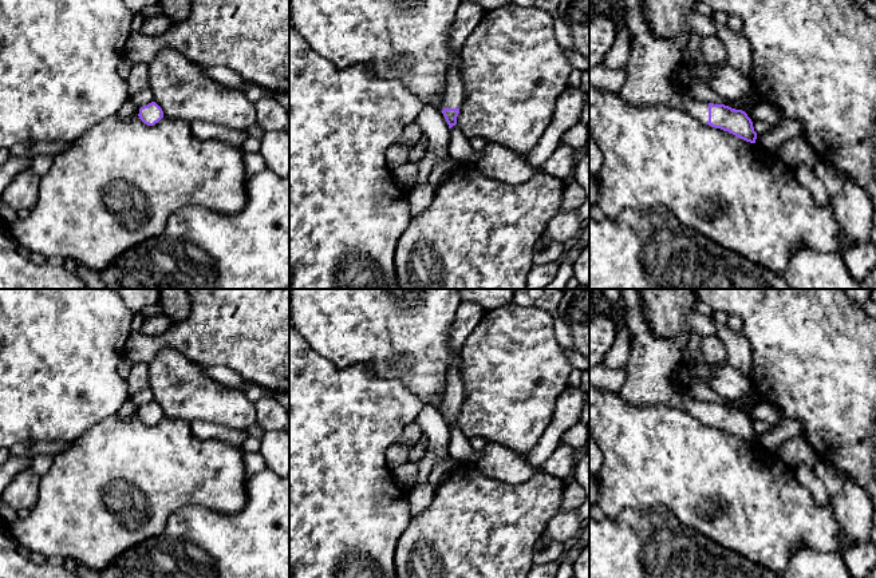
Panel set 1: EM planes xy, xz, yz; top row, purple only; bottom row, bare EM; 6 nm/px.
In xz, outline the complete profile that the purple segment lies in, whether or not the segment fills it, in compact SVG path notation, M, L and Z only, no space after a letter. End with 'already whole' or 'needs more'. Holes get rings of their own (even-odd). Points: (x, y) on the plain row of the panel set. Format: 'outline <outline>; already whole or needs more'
outline M454 365L450 367L447 384L443 393L445 396L442 413L449 424L449 428L451 428L457 424L457 416L465 396L462 377Z; needs more

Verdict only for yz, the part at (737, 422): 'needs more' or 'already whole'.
needs more

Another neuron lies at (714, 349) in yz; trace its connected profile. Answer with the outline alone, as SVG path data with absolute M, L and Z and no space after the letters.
M718 334L703 336L702 351L710 363L725 364L727 361L729 351Z

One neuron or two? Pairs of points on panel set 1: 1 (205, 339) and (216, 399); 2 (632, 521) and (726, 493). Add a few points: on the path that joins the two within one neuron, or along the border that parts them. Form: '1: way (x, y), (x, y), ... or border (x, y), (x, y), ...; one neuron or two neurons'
1: border (173, 349), (181, 351), (201, 365); two neurons
2: border (635, 510), (663, 506), (681, 522), (693, 529); two neurons

